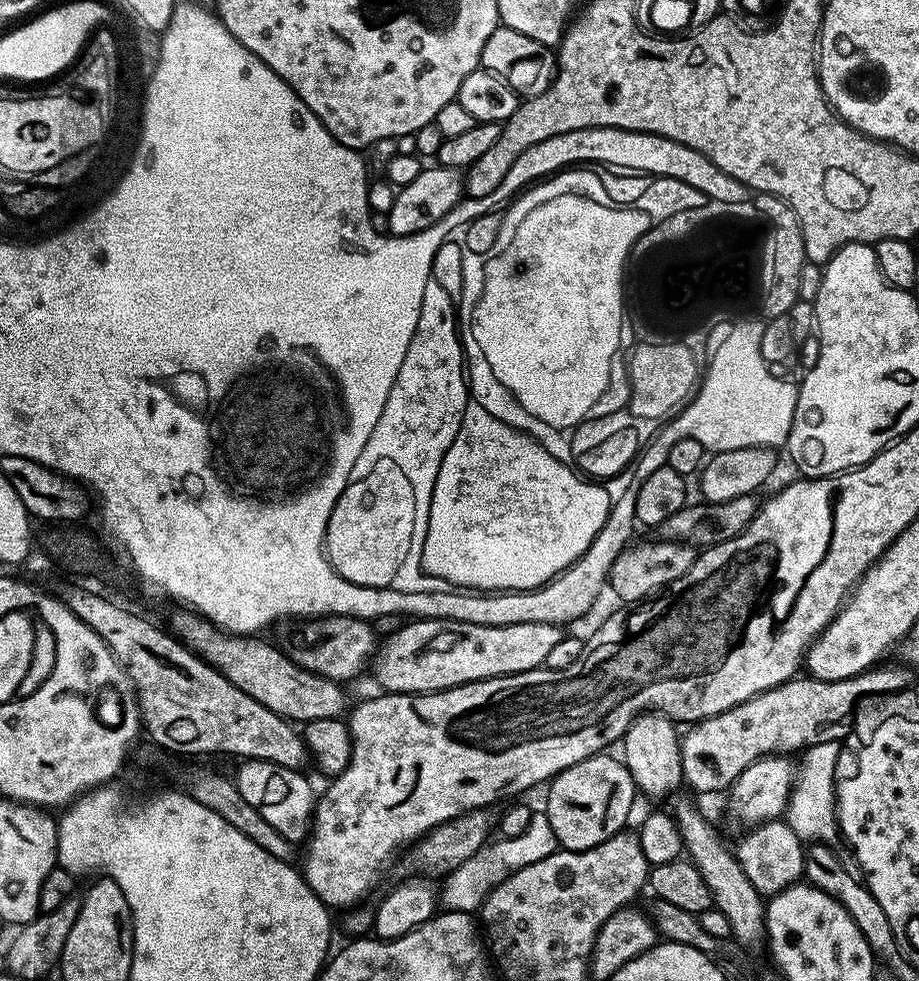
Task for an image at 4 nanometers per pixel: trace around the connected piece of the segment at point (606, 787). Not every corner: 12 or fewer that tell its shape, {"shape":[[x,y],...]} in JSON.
{"shape":[[596,753],[553,777],[544,813],[563,851],[627,825],[638,789]]}

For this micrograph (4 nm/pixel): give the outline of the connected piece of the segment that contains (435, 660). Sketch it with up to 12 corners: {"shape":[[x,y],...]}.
{"shape":[[416,618],[370,664],[385,693],[534,670],[561,625]]}

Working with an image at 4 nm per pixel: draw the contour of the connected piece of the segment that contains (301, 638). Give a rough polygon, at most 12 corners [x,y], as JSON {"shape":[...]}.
{"shape":[[357,616],[312,618],[292,661],[337,682],[369,667],[376,632]]}

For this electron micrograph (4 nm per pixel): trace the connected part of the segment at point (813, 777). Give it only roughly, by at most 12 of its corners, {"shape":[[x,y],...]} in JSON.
{"shape":[[839,741],[797,767],[784,820],[802,842],[840,840]]}

